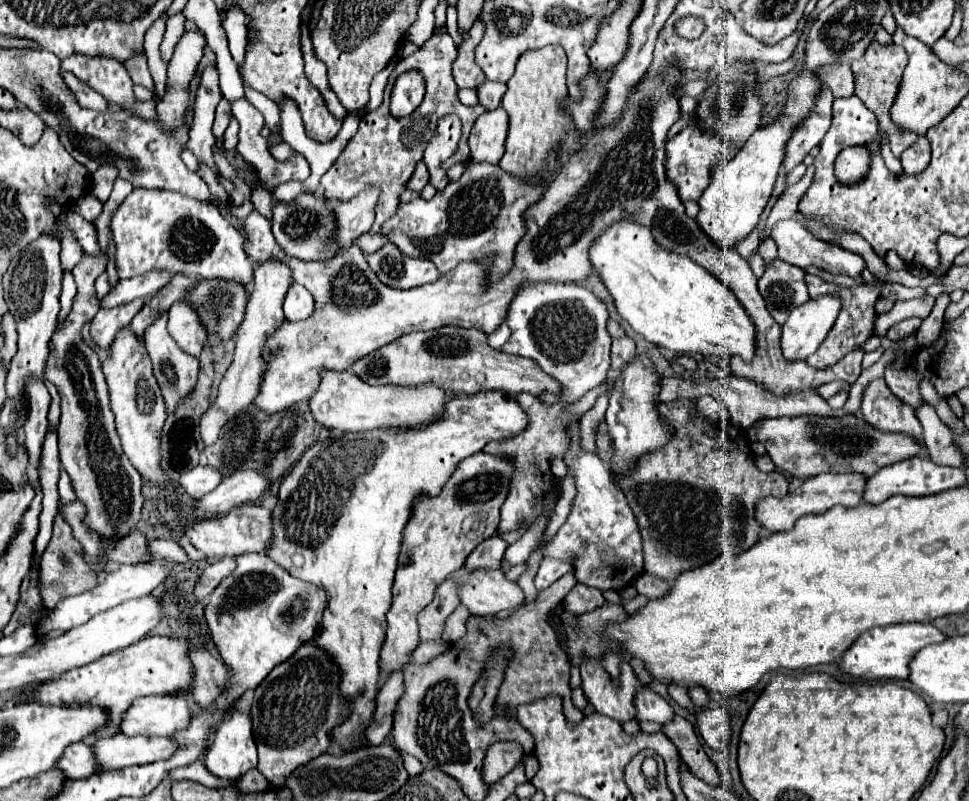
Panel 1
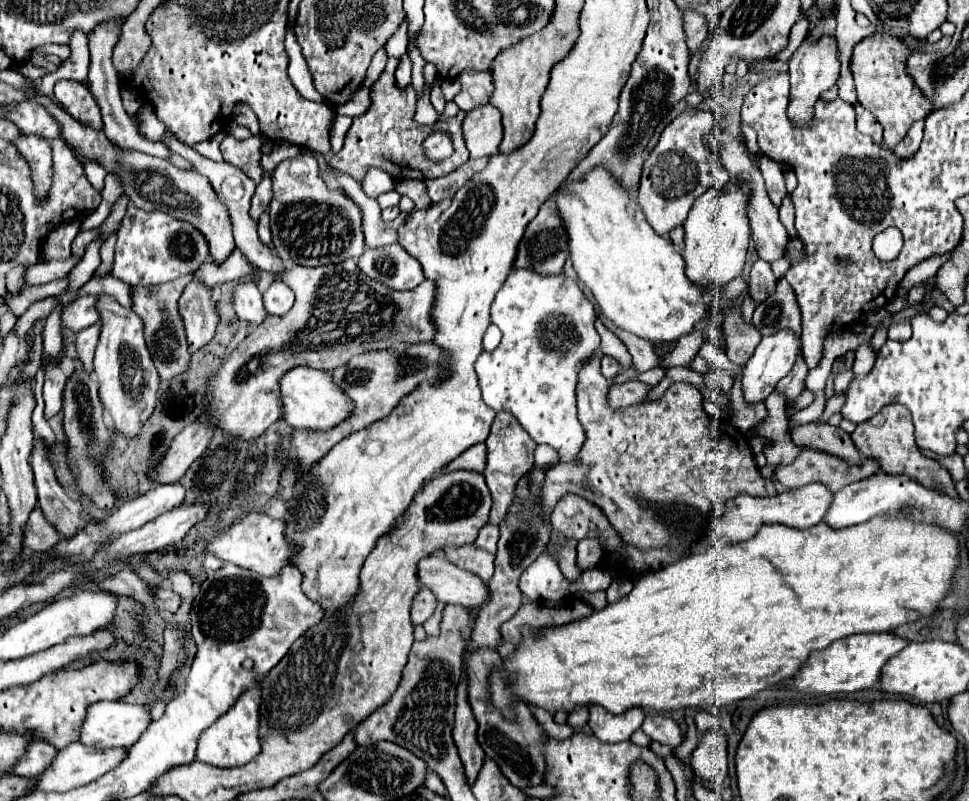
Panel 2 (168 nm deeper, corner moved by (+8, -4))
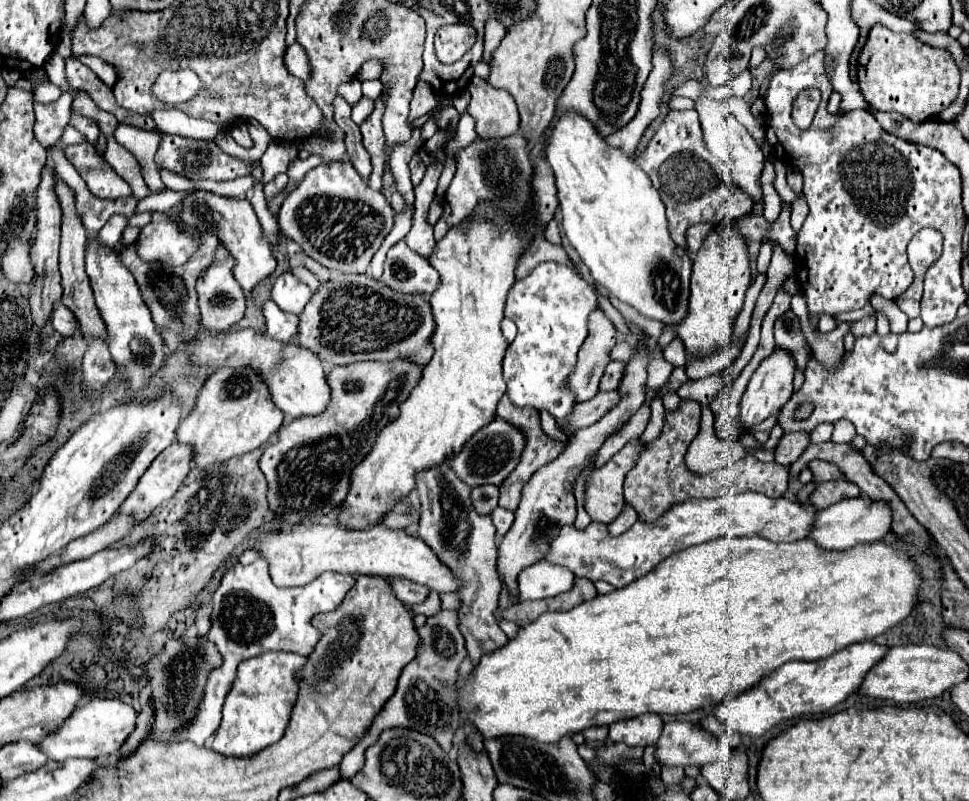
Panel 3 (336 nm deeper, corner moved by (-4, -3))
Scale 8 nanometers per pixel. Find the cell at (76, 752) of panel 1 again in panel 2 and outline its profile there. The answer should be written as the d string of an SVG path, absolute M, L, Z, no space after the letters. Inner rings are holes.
M34 741L30 745L30 749L26 751L26 757L22 757L22 761L14 767L12 773L26 775L26 777L38 777L46 769L52 767L52 763L56 759L56 753L58 753L58 749L52 743L48 743L48 741Z

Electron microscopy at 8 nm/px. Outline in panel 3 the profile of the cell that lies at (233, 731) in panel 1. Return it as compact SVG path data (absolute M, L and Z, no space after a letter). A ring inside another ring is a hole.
M270 650L244 660L238 666L234 686L226 696L222 722L216 730L212 748L224 756L248 756L278 742L284 734L284 728L288 726L290 712L296 704L296 696L300 690L298 672L304 668L306 662L306 656L280 650Z

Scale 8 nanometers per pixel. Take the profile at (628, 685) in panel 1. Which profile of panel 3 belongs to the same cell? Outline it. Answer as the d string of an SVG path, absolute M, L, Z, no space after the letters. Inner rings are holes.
M642 714L634 720L624 720L618 724L610 724L610 740L622 742L626 746L654 746L662 732L662 718L658 714Z

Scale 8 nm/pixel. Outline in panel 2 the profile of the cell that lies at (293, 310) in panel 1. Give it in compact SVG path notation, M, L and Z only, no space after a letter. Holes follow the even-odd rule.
M274 281L264 293L264 305L268 315L286 315L294 305L294 291L282 281Z

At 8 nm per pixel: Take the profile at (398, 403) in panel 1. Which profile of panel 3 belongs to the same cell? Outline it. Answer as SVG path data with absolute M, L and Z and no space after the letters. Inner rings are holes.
M200 322L200 328L192 340L194 348L188 350L190 362L196 366L208 366L208 368L252 368L260 374L262 382L268 386L272 402L288 416L316 416L326 410L326 404L330 400L330 388L326 384L326 374L322 368L320 358L310 352L304 346L298 344L286 344L280 340L270 338L264 332L244 328L234 332L210 332Z

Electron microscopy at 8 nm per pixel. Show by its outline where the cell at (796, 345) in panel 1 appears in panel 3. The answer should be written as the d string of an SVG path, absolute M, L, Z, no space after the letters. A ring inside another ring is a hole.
M776 348L766 360L762 360L762 364L754 372L754 376L748 382L748 388L746 388L746 392L740 400L736 438L744 436L744 434L750 434L754 424L758 424L758 422L766 420L768 416L780 412L780 408L786 404L786 400L790 400L790 396L794 392L792 376L794 376L794 358L784 348Z

